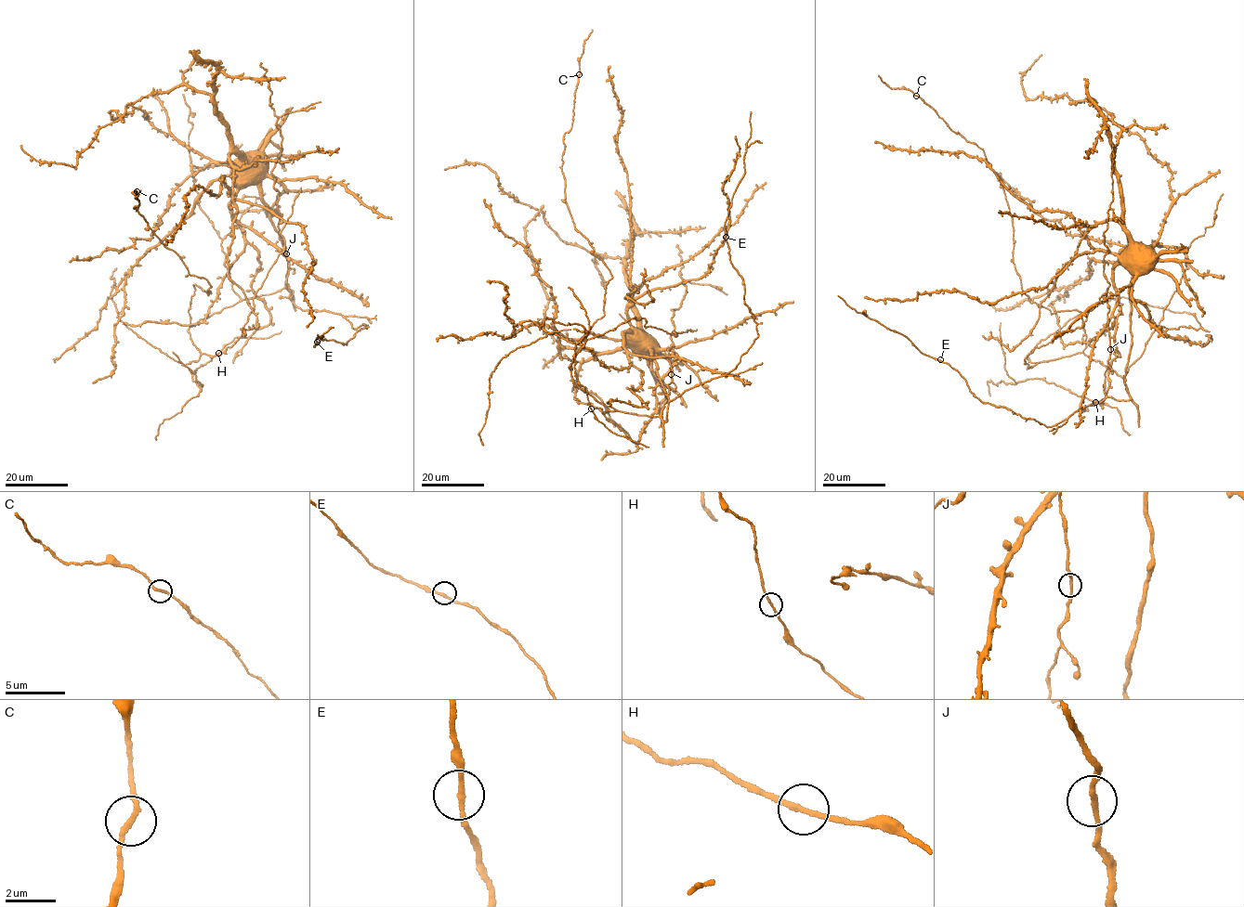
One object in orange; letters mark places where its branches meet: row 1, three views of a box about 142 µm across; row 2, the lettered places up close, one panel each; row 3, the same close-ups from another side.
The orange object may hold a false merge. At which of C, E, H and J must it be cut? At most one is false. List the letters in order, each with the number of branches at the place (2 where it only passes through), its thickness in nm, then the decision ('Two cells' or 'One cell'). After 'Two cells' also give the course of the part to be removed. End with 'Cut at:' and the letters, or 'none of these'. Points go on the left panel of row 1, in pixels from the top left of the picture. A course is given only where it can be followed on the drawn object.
C: Branches: 2. Thickness 200 nm. One cell
E: Branches: 2. Thickness 200 nm. One cell
H: Branches: 2. Thickness 190 nm. One cell
J: Branches: 2. Thickness 200 nm. One cell
Cut at: none of these

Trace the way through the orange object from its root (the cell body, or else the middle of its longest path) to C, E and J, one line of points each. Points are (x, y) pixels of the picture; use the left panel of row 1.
C: (239, 178), (269, 212), (285, 287), (191, 327), (193, 285), (211, 285), (155, 235), (137, 192)
E: (239, 178), (257, 185), (269, 212), (295, 305), (341, 315), (354, 329), (367, 325), (347, 345), (317, 342)
J: (239, 178), (257, 185), (271, 224), (281, 238), (288, 263), (286, 288), (293, 291), (291, 300), (286, 253)

